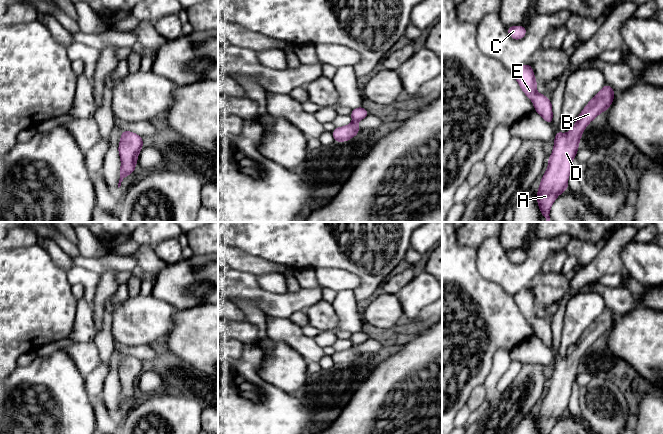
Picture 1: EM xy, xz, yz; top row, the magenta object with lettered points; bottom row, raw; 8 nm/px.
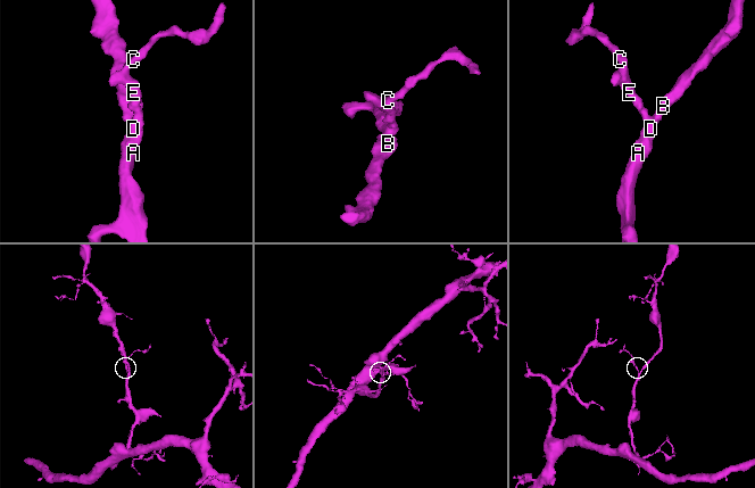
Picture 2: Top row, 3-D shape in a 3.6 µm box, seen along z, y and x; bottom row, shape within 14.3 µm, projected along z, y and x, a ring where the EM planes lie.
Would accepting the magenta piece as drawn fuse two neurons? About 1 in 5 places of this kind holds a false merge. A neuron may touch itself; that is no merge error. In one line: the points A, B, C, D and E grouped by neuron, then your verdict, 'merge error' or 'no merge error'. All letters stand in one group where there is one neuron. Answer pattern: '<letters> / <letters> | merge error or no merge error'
A B C D E | no merge error

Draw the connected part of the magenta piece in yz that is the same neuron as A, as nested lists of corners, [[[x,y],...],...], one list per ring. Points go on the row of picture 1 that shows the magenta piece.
[[[605,83],[581,111],[575,120],[575,126],[570,131],[565,134],[556,131],[554,148],[548,158],[548,168],[542,176],[537,192],[537,203],[547,222],[550,222],[549,213],[554,201],[568,189],[572,161],[577,155],[583,131],[600,113],[608,110],[614,95],[613,88]]]

